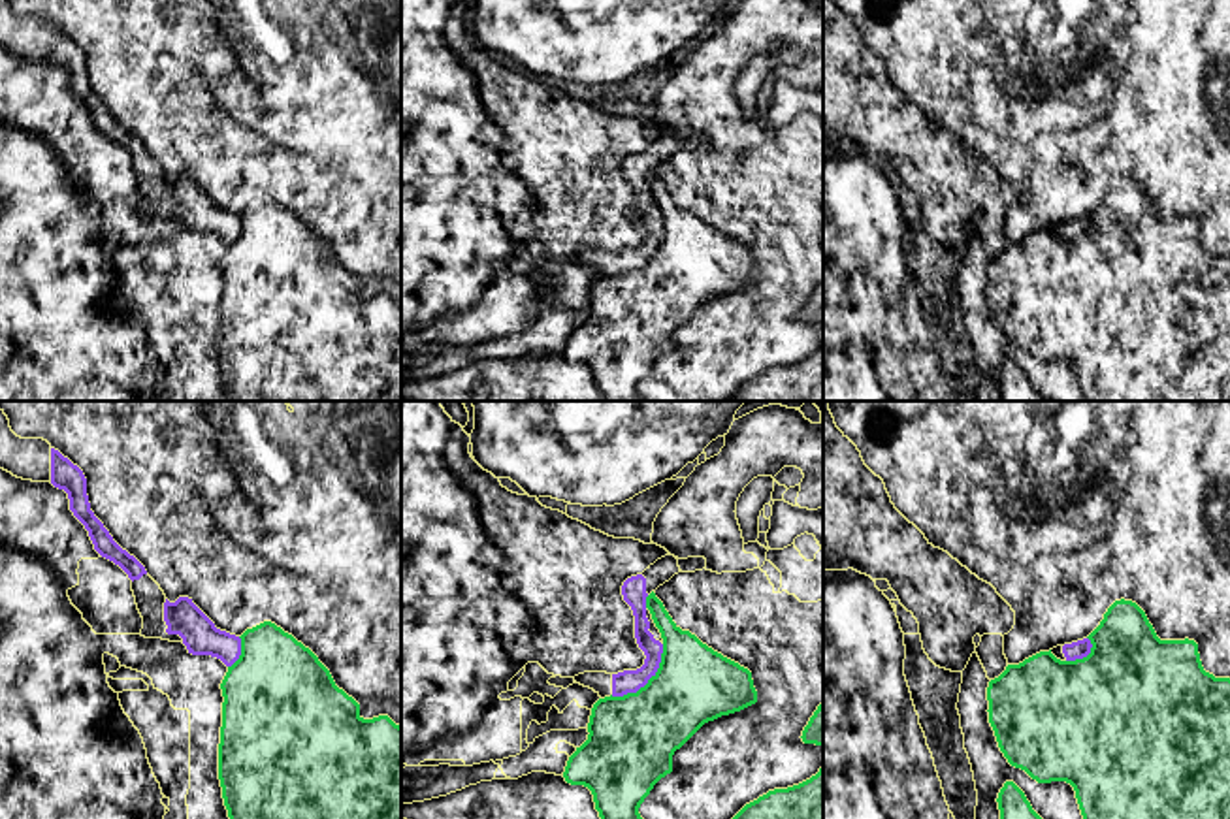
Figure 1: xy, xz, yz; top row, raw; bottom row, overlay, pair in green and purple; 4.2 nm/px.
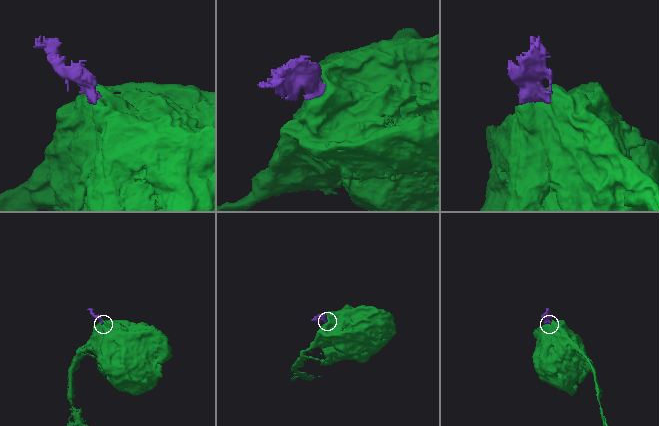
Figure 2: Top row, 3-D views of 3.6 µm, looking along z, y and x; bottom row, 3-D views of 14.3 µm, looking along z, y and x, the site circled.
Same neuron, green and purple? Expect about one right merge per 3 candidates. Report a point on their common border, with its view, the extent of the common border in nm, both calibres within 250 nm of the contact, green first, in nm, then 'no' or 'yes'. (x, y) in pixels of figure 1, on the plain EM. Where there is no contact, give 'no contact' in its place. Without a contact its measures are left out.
contact xz (648, 260); length 320 nm; calibres 360 and 100 nm; no

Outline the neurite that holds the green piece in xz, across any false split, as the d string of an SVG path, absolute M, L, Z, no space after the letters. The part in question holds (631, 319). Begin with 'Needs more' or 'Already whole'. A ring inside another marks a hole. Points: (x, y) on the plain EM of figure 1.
Already whole. M652 169L646 186L663 217L657 250L637 271L599 277L588 318L569 335L563 356L591 369L599 401L646 401L639 386L654 363L672 350L672 333L704 301L757 281L752 250L682 209Z

